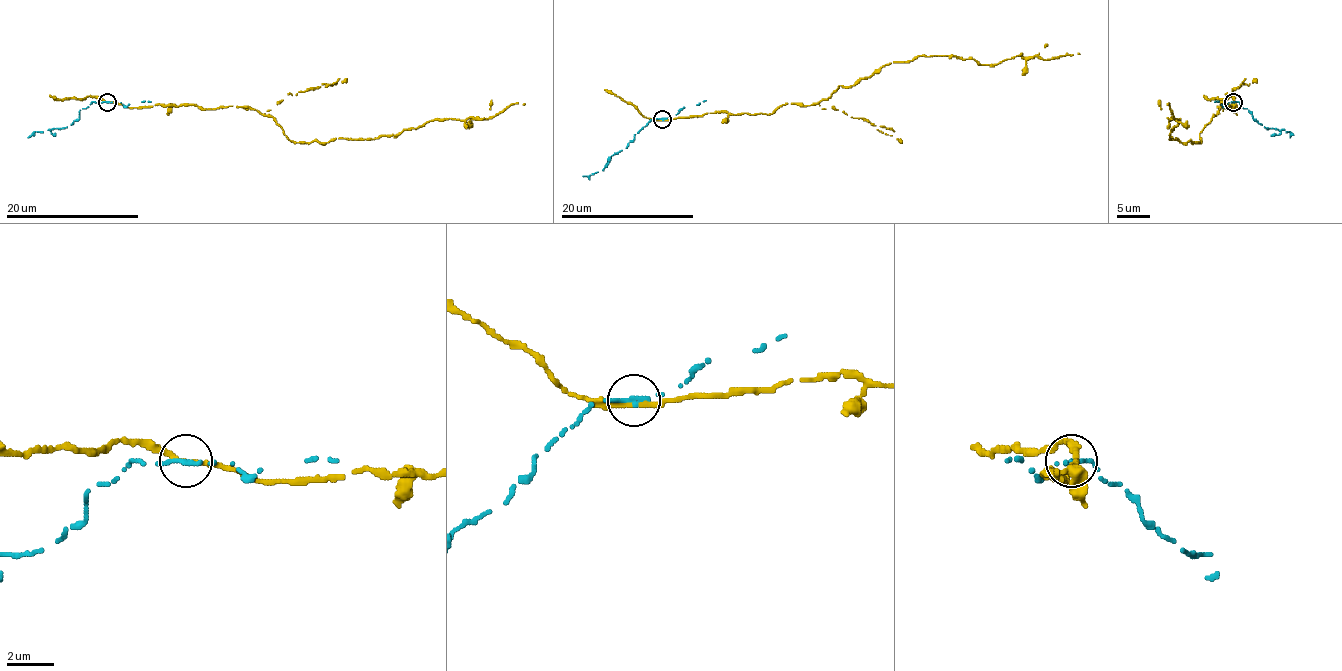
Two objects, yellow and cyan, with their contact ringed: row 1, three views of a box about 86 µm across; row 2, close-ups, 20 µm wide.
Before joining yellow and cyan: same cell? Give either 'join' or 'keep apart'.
keep apart

